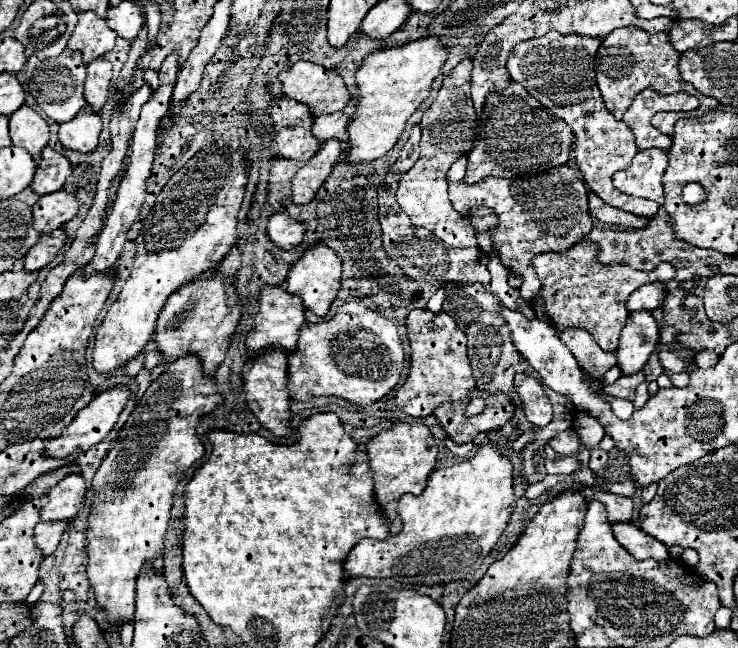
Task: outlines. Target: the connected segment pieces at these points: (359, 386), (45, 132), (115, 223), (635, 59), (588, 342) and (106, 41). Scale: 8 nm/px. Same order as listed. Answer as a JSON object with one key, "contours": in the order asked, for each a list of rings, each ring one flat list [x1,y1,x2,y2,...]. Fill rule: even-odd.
{"contours":[[[345,303,331,321,309,323,301,329,297,349,289,355,289,391,295,401,335,395,367,407,401,383,403,367,405,353,397,327,361,303]],[[27,105,17,109,9,117,9,133,13,145,29,151,35,163,41,161,41,149,49,141,49,125,37,111]],[[171,55,171,59,165,59,165,63,163,63,163,67,159,71,159,89,151,95,151,99,141,109,141,117,137,121,137,129,135,129,133,143,131,143,129,165,127,165,127,171,123,175,123,181,119,183,119,189,117,189,117,195,115,195,115,201,113,201,113,207,111,207,111,215,107,217,105,227,103,227,99,239,97,239,95,257,91,259,91,263,87,263,83,267,87,275,91,275,95,271,107,271,107,269,111,269,117,263,119,253,123,251,123,245,125,245,125,239,127,239,127,231,139,219,139,211,141,211,141,207,145,203,145,181,151,175,155,149,157,149,157,127,159,127,161,117,165,117,167,111,169,111,169,103,171,103,171,93,173,93,173,83,175,83,177,71,179,71,177,59,173,59,173,55]],[[621,27,613,31,613,35,607,35,595,55,595,73,597,73,597,85,603,95,605,107,615,119,621,119,623,113,629,109,631,101,637,93,641,93,645,87,653,87,661,95,665,93,689,93,701,101,701,107,695,111,695,117,707,115,709,111,715,111,719,107,717,99,701,95,693,85,685,83,679,75,679,53,673,49,667,33,647,33,637,27]],[[569,329,563,333,557,333,559,339,569,347,569,351,575,355,579,365,591,373,593,377,603,377,611,367,617,365,617,359,613,353,603,351,593,337,583,329]],[[93,11,81,13,79,21,75,25,75,31,69,39,69,49,79,51,83,57,83,63,87,65,89,61,103,57,107,51,113,49,117,39,117,33,109,29,105,19,97,19]]]}

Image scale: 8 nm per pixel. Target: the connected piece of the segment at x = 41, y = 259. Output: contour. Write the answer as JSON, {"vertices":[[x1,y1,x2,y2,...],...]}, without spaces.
{"vertices":[[55,229,53,233,41,235,39,241,35,243,35,247,29,251,29,255,25,255,23,269,27,273,35,273,35,271,47,267,53,261,53,257,63,249,65,241,67,241,67,235,63,229]]}

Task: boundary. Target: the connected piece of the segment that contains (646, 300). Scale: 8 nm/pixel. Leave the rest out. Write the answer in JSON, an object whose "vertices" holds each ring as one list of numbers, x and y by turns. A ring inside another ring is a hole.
{"vertices":[[653,283,653,285,643,285,637,291,633,291,627,299,627,309,629,311,641,311,641,309,655,309,663,303,665,297,663,283]]}

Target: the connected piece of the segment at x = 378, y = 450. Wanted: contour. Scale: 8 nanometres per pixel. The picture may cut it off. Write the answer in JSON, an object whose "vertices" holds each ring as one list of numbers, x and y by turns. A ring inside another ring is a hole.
{"vertices":[[395,423,393,429,385,429,367,443,367,455,371,459,371,469,375,471,375,499,383,515,391,521,389,533,397,535,403,527,397,515,397,501,405,493,419,495,427,487,429,473,435,469,437,445,427,425,423,423]]}

